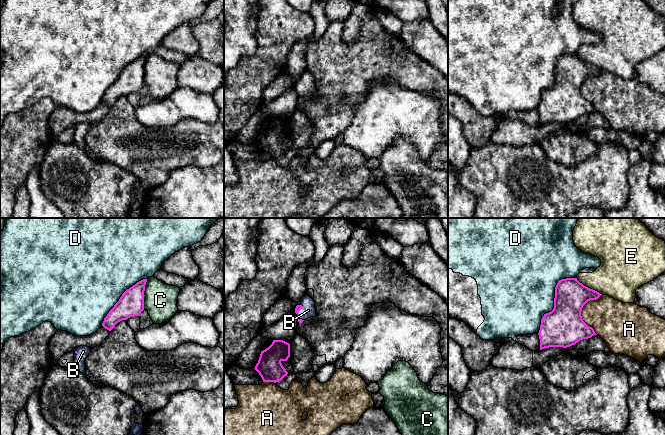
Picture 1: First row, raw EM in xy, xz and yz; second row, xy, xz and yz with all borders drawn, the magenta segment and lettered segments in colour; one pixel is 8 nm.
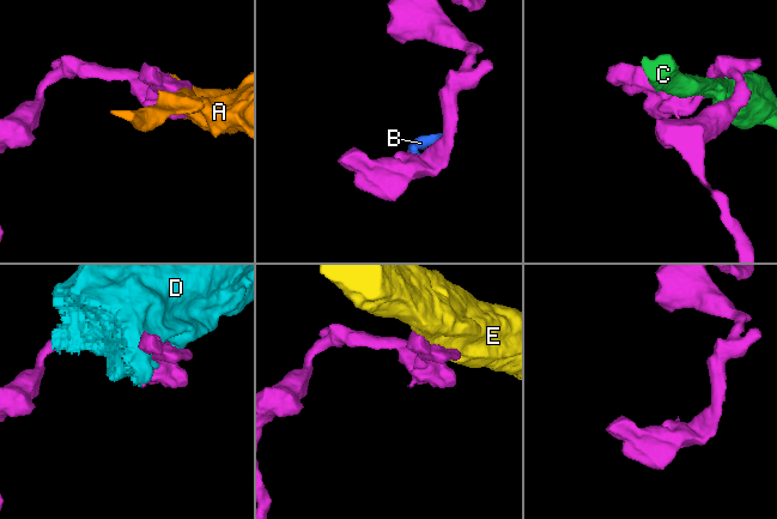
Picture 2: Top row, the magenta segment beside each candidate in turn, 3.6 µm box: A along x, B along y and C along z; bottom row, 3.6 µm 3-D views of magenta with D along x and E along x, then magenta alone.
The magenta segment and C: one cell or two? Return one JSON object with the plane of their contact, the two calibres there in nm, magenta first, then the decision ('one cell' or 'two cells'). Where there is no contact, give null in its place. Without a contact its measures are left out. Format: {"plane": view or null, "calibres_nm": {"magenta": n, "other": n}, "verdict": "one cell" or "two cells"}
{"plane": "xy", "calibres_nm": {"magenta": 200, "other": 260}, "verdict": "two cells"}

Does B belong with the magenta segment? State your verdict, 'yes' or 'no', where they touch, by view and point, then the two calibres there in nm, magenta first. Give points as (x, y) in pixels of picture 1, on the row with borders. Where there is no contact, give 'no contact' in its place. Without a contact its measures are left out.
yes | xz (301, 308) | 50/110 nm

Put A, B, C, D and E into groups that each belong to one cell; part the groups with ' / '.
A / B / C / D / E

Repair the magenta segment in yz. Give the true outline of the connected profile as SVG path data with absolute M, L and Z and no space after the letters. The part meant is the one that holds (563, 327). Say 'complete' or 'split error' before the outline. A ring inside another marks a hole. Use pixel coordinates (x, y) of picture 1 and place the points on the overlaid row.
complete | M577 278L558 281L554 308L544 314L539 330L540 350L549 347L567 348L583 339L597 335L582 319L583 306L602 294L580 283Z

